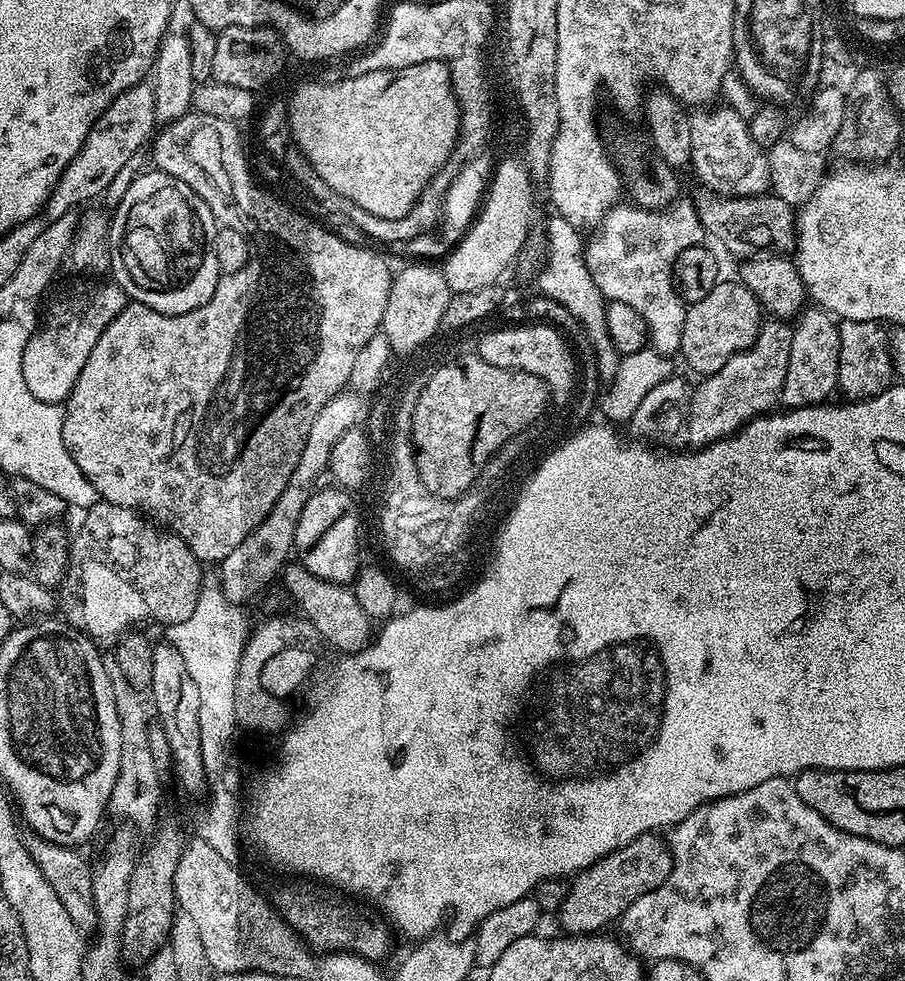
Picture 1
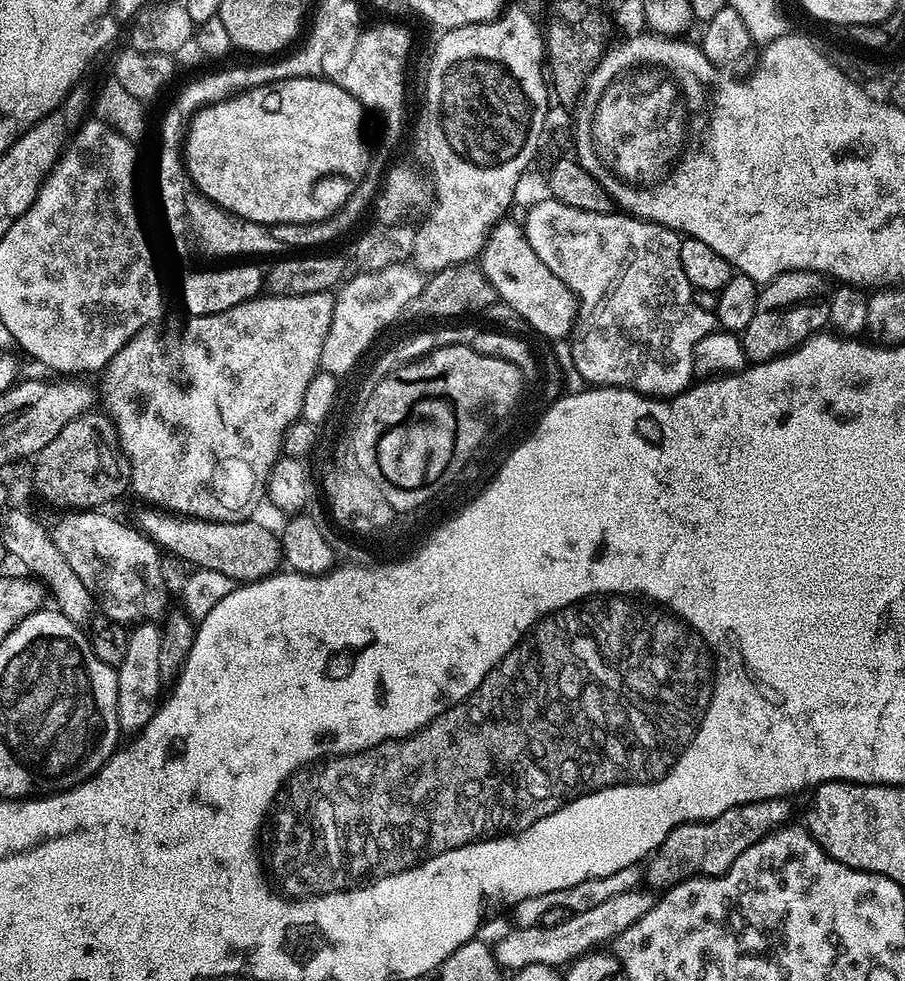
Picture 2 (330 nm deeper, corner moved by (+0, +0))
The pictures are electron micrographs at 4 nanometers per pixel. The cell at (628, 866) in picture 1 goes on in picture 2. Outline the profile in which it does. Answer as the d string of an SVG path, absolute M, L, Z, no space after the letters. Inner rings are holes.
M787 799L778 800L759 800L756 804L744 804L740 808L731 808L722 814L718 814L713 820L693 820L687 824L680 824L661 842L660 847L647 857L646 863L642 868L642 880L649 889L667 890L675 884L680 884L684 880L691 880L694 876L721 876L750 845L767 835L773 828L784 826L788 820Z

